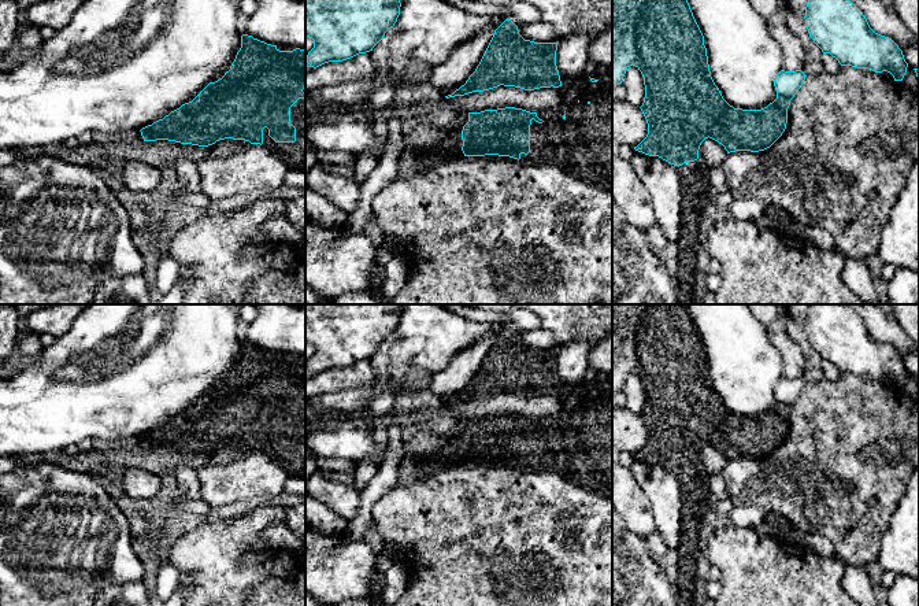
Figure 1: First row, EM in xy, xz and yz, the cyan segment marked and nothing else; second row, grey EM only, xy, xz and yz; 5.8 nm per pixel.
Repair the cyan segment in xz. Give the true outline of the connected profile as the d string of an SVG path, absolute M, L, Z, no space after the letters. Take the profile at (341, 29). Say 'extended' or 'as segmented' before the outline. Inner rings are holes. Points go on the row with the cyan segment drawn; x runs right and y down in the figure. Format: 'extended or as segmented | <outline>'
as segmented | M305 0L305 36L314 40L307 63L316 69L373 51L400 15L400 0Z

